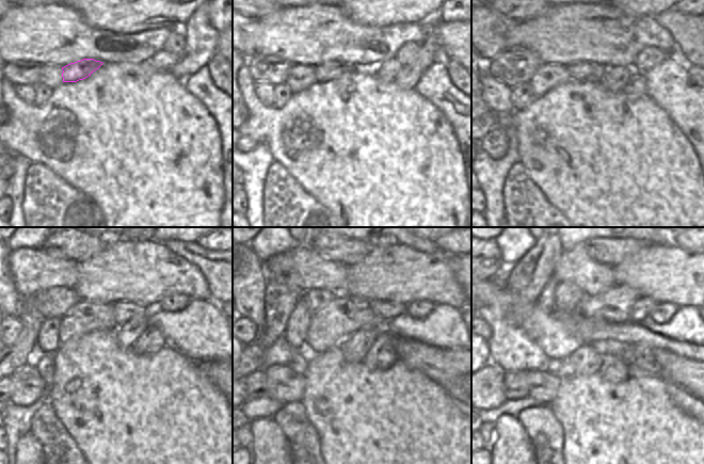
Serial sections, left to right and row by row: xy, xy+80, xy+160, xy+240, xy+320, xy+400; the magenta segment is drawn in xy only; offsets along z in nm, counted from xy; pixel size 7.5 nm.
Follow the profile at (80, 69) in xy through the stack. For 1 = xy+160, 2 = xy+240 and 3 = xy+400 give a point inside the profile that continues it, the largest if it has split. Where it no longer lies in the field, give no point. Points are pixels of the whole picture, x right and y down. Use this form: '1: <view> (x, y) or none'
1: xy+160 (585, 72)
2: xy+240 (123, 312)
3: xy+400 (643, 306)

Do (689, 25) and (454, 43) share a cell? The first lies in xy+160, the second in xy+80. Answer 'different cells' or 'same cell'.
same cell

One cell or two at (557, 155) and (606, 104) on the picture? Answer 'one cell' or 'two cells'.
one cell

